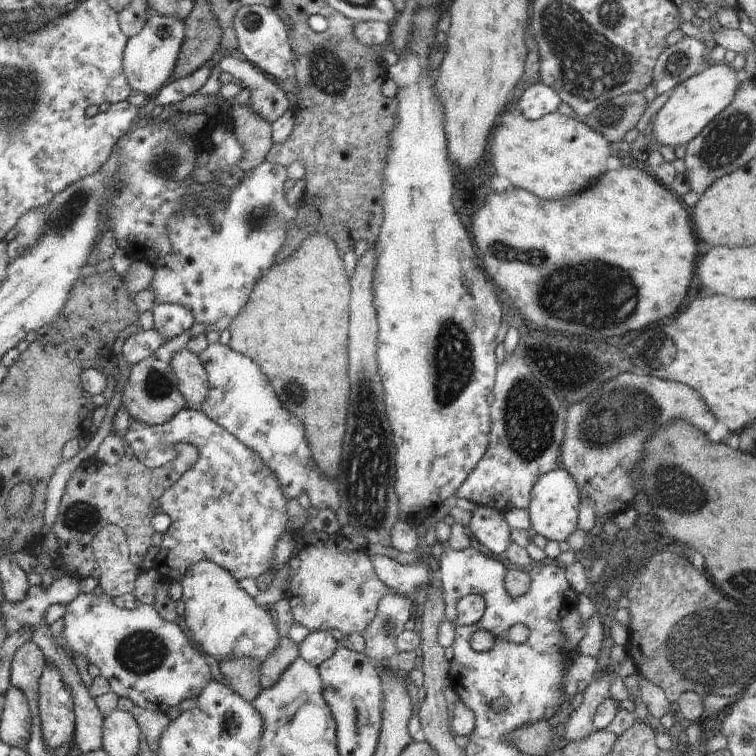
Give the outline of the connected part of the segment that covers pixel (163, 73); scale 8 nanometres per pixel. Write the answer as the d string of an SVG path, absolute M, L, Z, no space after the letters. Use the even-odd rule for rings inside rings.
M150 11L144 28L127 39L123 52L123 71L131 88L136 89L136 92L144 92L148 99L153 99L166 83L173 80L174 65L184 37L184 21Z

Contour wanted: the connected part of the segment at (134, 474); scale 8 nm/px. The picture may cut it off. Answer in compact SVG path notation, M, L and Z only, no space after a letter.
M178 443L175 447L178 456L167 465L154 469L142 464L128 450L113 466L98 459L91 459L74 469L64 489L56 522L51 529L58 538L60 558L68 566L68 574L78 579L88 578L88 576L100 579L101 570L93 554L91 542L100 529L107 527L123 530L131 561L141 570L140 574L148 571L142 569L142 562L152 544L152 535L155 533L150 523L156 511L151 507L152 502L158 501L164 491L170 488L198 458L198 449L195 446Z

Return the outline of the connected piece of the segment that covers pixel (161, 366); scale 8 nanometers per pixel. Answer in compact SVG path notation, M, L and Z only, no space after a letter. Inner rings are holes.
M197 323L194 328L189 328L177 337L166 341L148 358L130 367L128 383L121 394L121 404L133 419L142 421L147 425L159 425L168 422L180 410L187 408L186 399L180 394L176 375L170 366L171 358L177 351L186 347L191 338L206 334L206 330L205 327Z

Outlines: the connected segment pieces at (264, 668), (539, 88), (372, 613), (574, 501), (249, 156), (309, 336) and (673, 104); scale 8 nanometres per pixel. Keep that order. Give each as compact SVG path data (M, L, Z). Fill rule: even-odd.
M280 635L277 649L261 661L260 682L262 688L272 686L280 674L299 657L299 646L290 637Z
M540 82L528 87L514 108L518 108L529 121L535 121L558 111L560 104L562 104L562 99L558 93Z
M295 528L295 549L289 556L290 587L286 592L293 622L312 631L336 628L343 635L360 633L376 616L380 598L394 592L380 582L366 550L356 549L344 535L304 532Z
M557 468L543 474L532 487L531 505L527 508L531 527L548 541L564 542L578 529L578 512L580 508L579 488L575 480L563 468Z
M231 106L229 116L234 118L235 137L241 143L242 156L237 165L245 172L255 169L265 160L273 145L271 124L256 116L249 106Z
M314 233L298 248L264 271L255 282L248 302L230 323L229 347L255 362L269 378L280 404L304 425L306 440L318 468L335 478L342 462L348 384L348 318L351 284L337 244L326 235Z
M719 62L702 73L687 78L674 90L668 101L655 114L652 135L660 144L677 147L688 144L734 100L738 85L745 80L746 71L736 72L731 64Z

